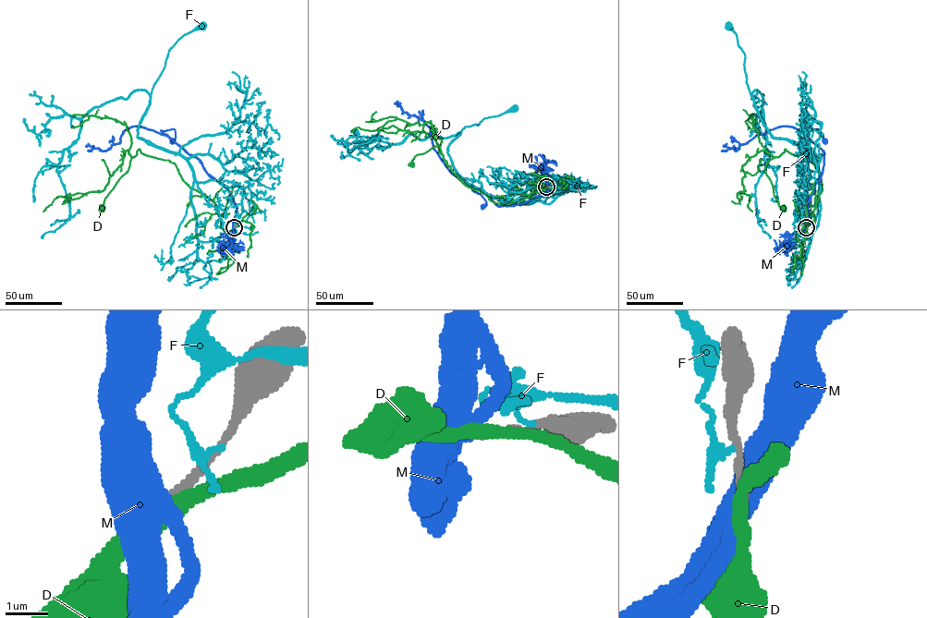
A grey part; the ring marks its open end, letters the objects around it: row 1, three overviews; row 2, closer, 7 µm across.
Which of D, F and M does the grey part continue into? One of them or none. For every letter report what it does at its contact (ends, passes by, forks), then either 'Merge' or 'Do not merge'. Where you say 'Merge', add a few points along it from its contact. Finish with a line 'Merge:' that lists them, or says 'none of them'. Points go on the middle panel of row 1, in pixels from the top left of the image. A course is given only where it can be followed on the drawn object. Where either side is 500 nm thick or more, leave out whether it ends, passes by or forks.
D: It passes by. Do not merge
F: It passes by. Do not merge
M: Do not merge
Merge: none of them

